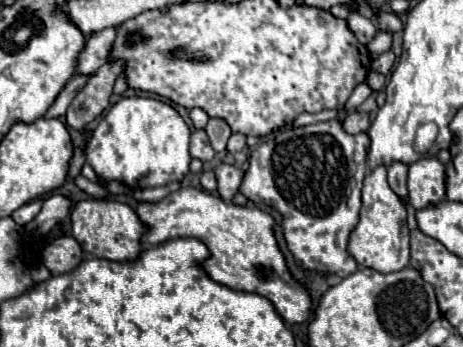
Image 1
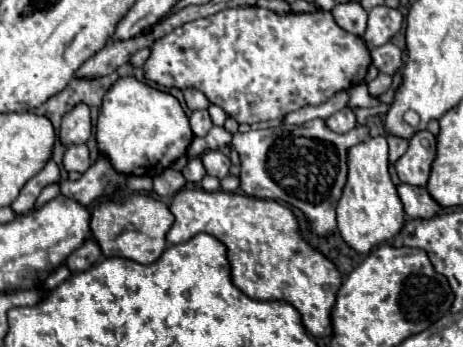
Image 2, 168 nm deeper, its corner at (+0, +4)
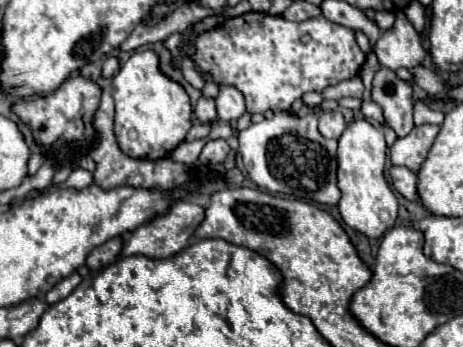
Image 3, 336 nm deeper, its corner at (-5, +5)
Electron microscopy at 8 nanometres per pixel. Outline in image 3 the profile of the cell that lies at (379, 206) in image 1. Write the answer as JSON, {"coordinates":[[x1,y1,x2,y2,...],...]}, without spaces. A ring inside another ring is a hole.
{"coordinates":[[366,119,350,121,344,133,338,137,338,189,342,191,338,209,346,225,372,239,382,237,394,225,398,215,396,195,384,177,386,151,388,147,382,129,374,127]]}

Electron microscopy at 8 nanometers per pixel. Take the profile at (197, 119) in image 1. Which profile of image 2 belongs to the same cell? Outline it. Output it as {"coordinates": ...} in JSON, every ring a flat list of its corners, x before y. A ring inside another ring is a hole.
{"coordinates":[[187,88,183,90,185,94,185,102,187,106,195,112,195,110,207,110,209,108,209,100,199,92,199,90,193,90,193,88]]}

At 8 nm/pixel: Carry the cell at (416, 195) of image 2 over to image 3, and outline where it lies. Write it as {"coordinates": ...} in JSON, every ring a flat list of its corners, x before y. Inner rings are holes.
{"coordinates":[[392,165,388,169,388,173,392,177,394,189,400,195,404,195,410,201,418,201,418,195,416,195,416,173,414,171,410,171,408,167,396,167,396,165]]}

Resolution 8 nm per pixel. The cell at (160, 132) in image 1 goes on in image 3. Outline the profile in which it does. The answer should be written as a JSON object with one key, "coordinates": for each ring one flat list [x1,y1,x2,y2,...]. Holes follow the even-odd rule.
{"coordinates":[[136,51,112,79,112,99,116,105,114,133,118,145,134,159,162,159,176,149,192,127,190,97,184,87,160,71,156,51]]}

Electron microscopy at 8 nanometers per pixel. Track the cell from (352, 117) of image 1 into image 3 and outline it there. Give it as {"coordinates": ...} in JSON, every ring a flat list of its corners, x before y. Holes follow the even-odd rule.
{"coordinates":[[328,111,318,117,318,131,326,139,338,139,338,135,342,135,344,129,346,129,346,121,340,111]]}

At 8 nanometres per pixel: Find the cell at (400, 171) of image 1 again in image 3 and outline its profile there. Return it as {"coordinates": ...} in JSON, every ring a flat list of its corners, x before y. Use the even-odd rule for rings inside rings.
{"coordinates":[[386,67,376,71,372,101,382,107,382,115,396,135,408,135,412,131,412,85,402,81,396,71]]}

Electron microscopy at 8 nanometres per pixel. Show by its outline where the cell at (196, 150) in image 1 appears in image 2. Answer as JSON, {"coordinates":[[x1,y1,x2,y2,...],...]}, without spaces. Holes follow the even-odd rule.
{"coordinates":[[205,110,205,112,193,112,189,120,191,120,191,130,193,130,193,134,199,136,199,138,207,136,207,132,209,132,211,126,213,126,207,110]]}

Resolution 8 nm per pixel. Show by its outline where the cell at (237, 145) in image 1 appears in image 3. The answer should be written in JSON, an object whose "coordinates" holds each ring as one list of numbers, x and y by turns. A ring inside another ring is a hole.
{"coordinates":[[222,85,216,95,216,111,222,121,236,121,246,111,244,95,234,85]]}

